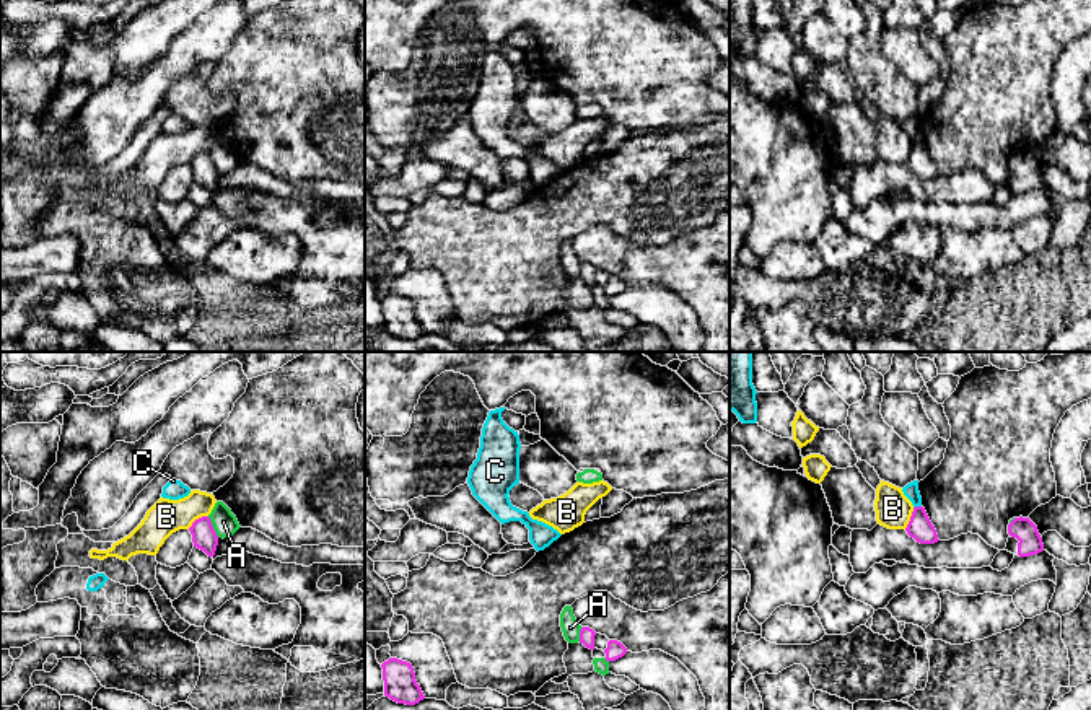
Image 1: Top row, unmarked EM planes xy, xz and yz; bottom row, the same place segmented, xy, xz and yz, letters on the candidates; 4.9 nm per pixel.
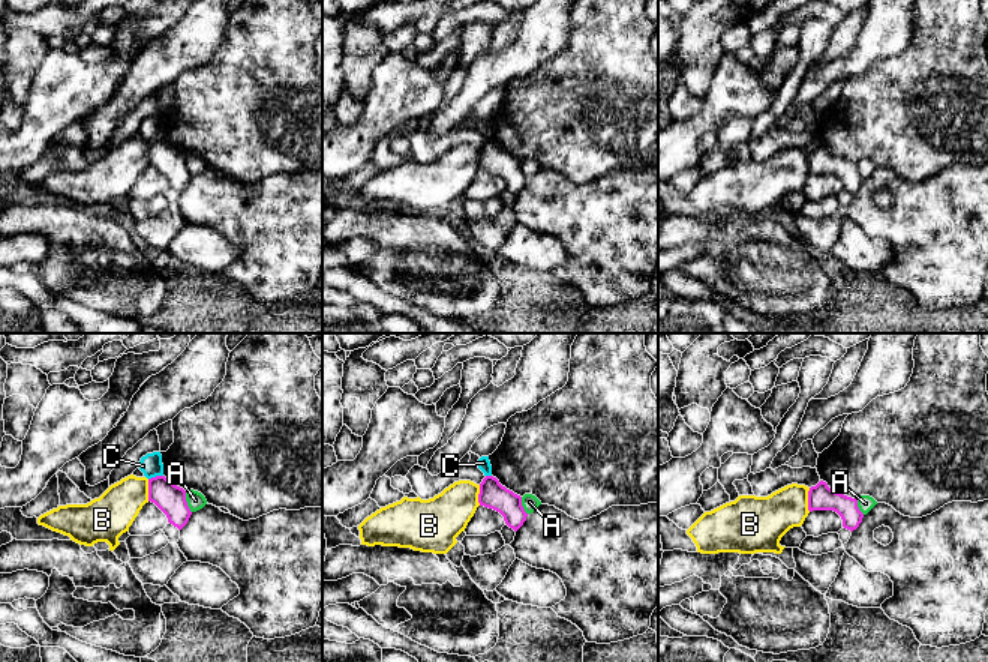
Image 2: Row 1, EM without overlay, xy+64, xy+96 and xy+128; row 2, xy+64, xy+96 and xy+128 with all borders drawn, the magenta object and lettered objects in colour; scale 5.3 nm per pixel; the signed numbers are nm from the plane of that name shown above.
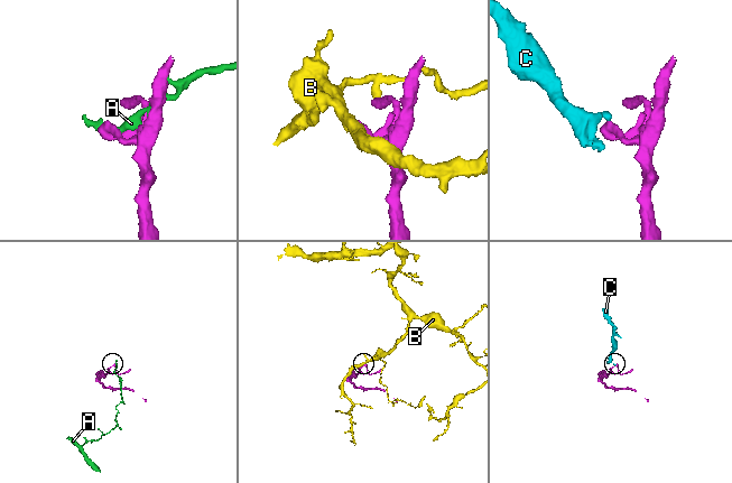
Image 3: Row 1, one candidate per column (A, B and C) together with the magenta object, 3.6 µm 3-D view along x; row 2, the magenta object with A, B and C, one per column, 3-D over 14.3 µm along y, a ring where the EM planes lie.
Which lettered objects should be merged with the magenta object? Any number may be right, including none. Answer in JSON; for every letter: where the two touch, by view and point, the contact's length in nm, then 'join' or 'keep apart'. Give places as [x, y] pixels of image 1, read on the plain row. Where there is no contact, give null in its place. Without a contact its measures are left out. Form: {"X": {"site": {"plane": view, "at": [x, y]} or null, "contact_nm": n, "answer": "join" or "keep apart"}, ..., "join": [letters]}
{"A": {"site": {"plane": "xy", "at": [212, 162]}, "contact_nm": 120, "answer": "keep apart"}, "B": {"site": {"plane": "xy", "at": [197, 155]}, "contact_nm": 120, "answer": "keep apart"}, "C": {"site": {"plane": "yz", "at": [917, 142]}, "contact_nm": 40, "answer": "keep apart"}, "join": []}

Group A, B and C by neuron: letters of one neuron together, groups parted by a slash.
A / B / C

